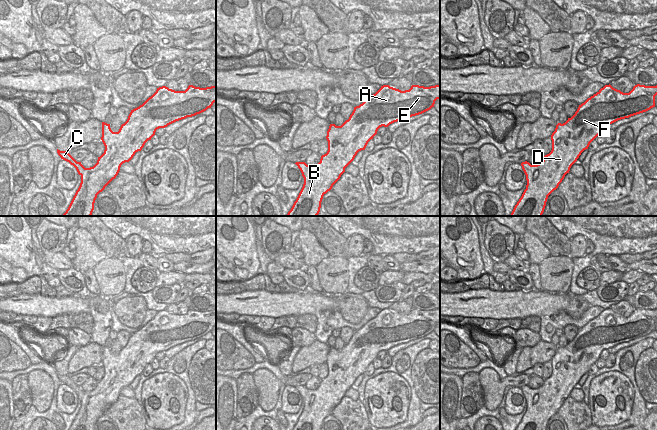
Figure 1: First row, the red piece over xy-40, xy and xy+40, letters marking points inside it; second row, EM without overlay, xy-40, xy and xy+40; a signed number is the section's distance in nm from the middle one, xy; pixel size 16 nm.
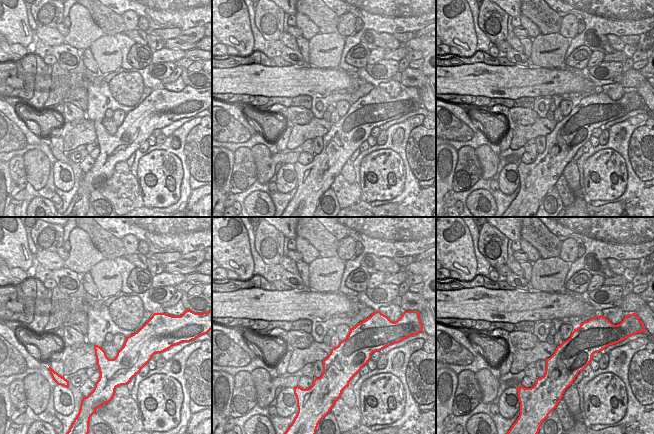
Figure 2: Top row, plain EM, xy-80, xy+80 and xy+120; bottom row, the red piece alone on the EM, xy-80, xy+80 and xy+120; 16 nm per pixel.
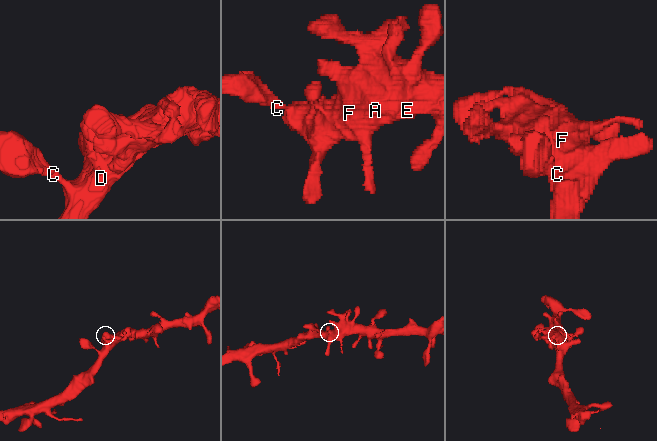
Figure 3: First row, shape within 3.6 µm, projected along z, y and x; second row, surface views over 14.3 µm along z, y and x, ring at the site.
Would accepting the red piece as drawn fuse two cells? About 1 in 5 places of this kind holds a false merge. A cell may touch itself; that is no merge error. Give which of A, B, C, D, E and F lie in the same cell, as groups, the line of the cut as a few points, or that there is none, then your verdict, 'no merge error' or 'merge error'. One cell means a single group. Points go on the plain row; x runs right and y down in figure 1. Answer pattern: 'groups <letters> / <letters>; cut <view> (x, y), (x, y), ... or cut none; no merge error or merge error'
groups A B C D E F; cut none; no merge error

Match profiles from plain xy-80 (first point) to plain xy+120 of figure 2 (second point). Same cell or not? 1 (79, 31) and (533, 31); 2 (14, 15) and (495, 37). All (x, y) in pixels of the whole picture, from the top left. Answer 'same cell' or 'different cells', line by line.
1: same cell
2: different cells

